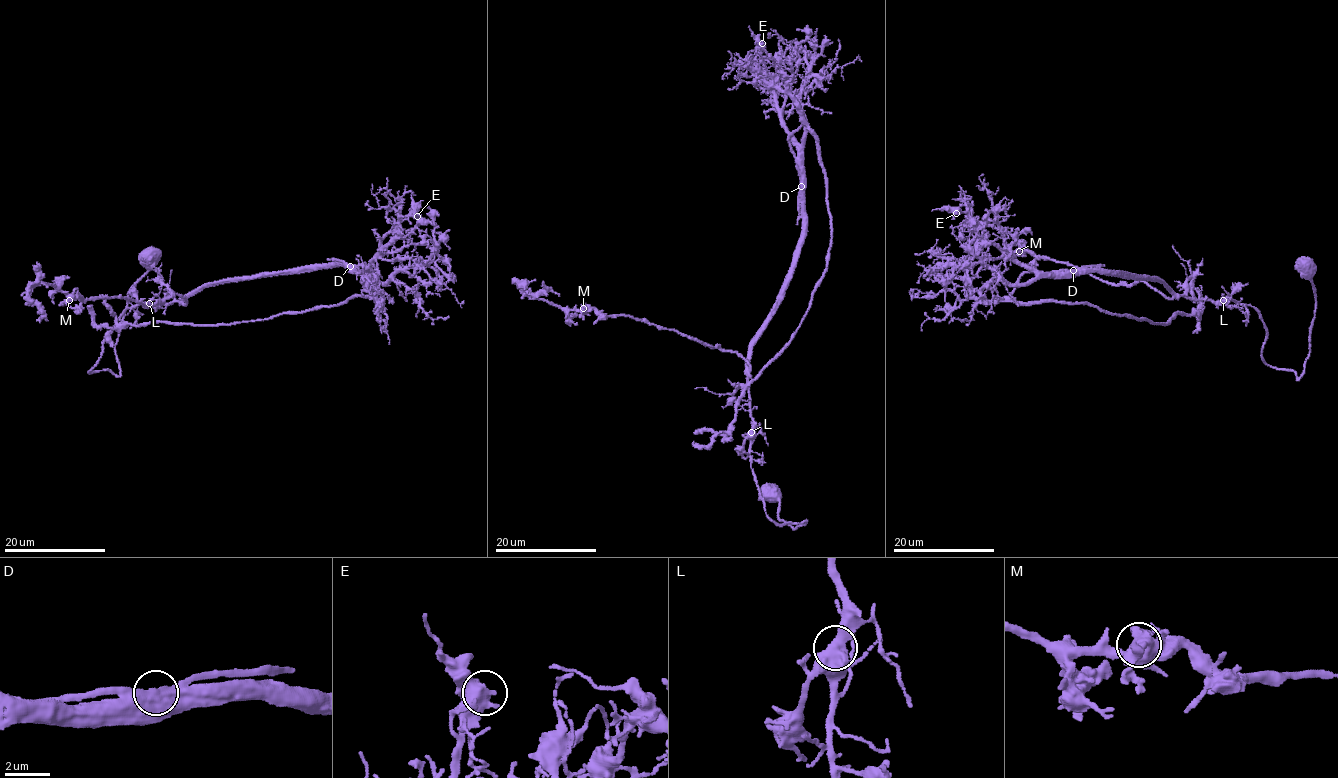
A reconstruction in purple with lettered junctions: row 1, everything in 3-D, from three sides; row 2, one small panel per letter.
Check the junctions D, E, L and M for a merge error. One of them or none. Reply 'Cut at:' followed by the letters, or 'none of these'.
Cut at: D

